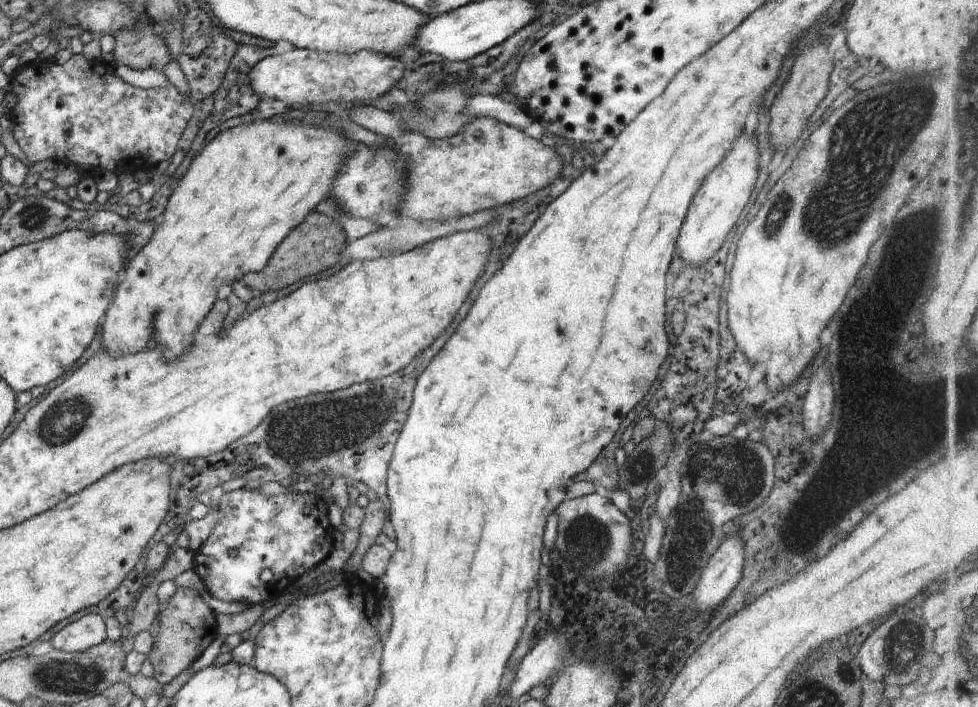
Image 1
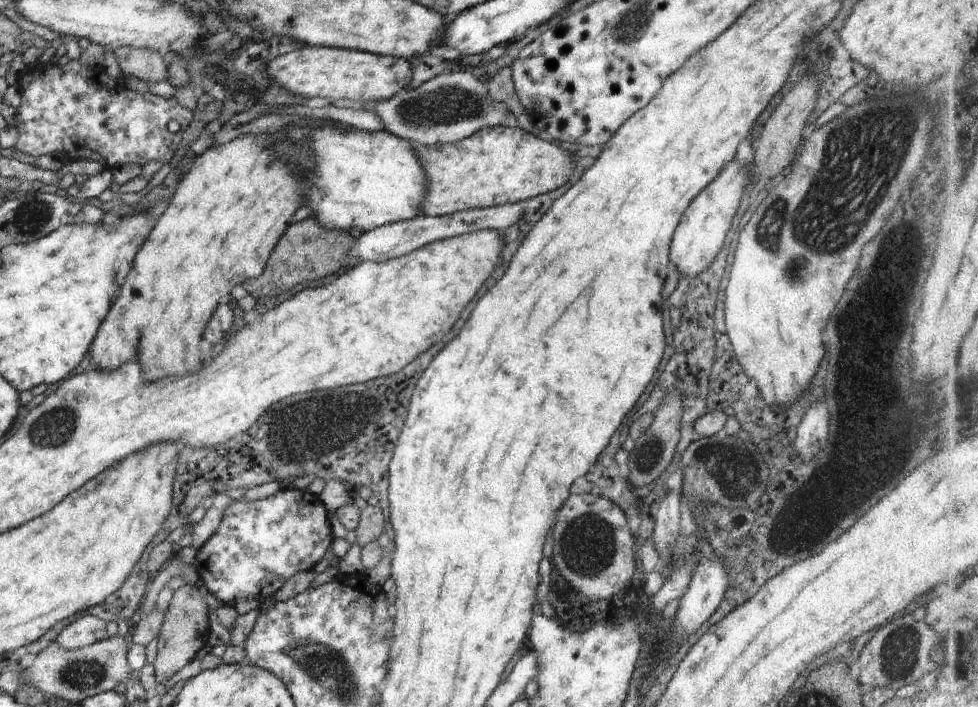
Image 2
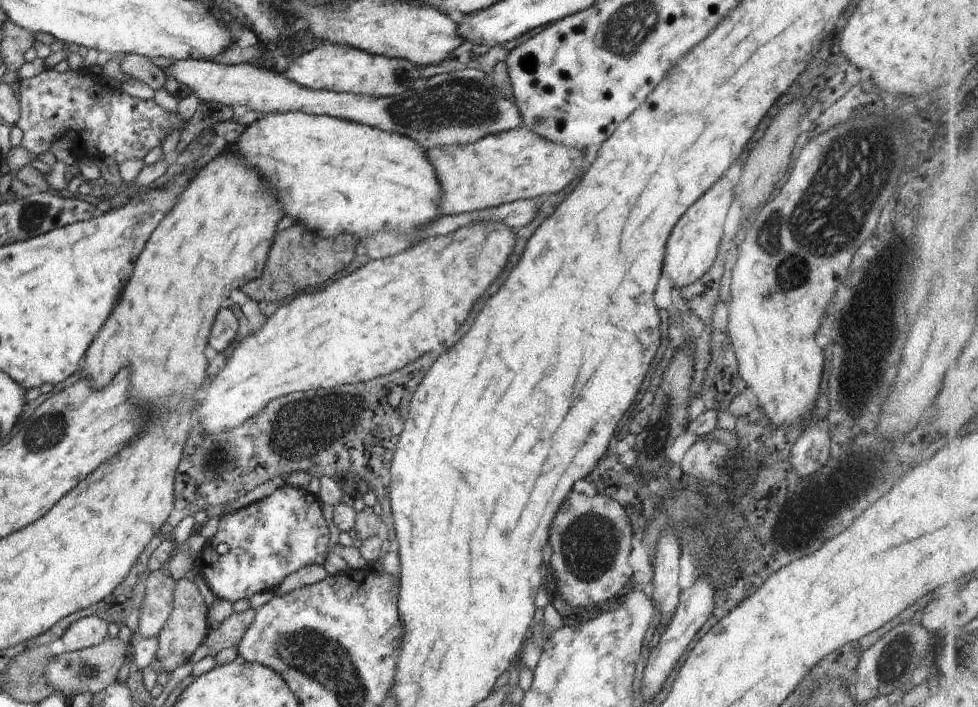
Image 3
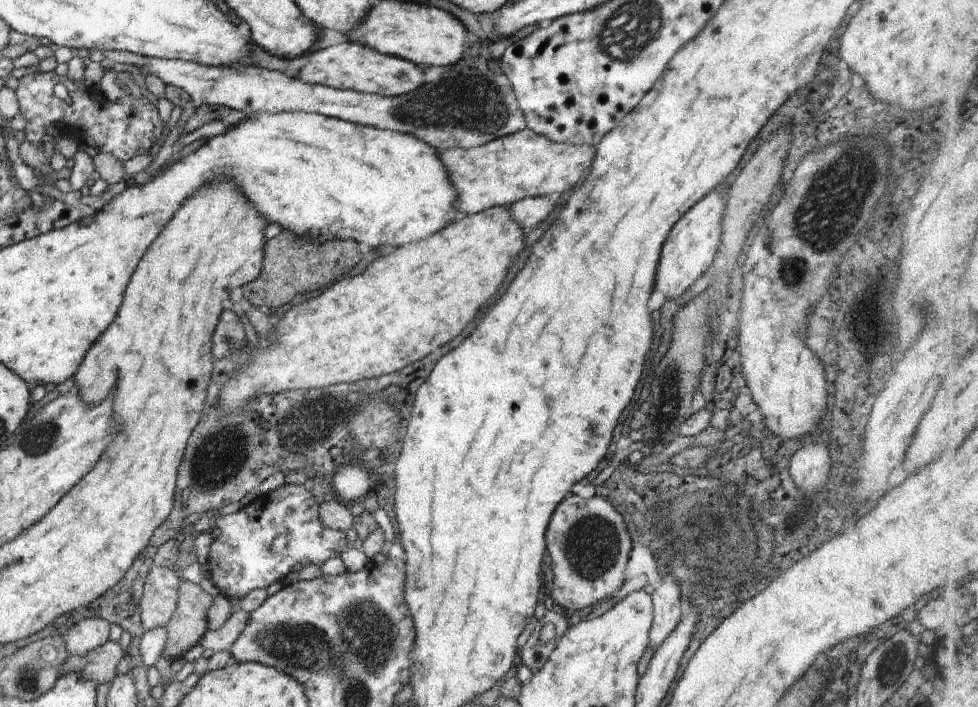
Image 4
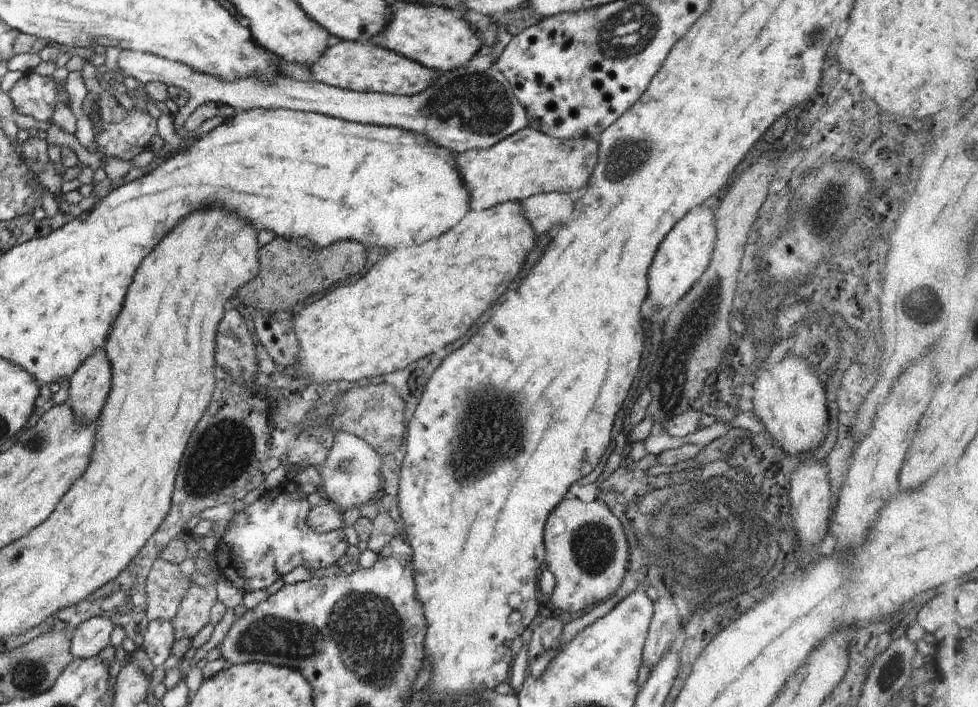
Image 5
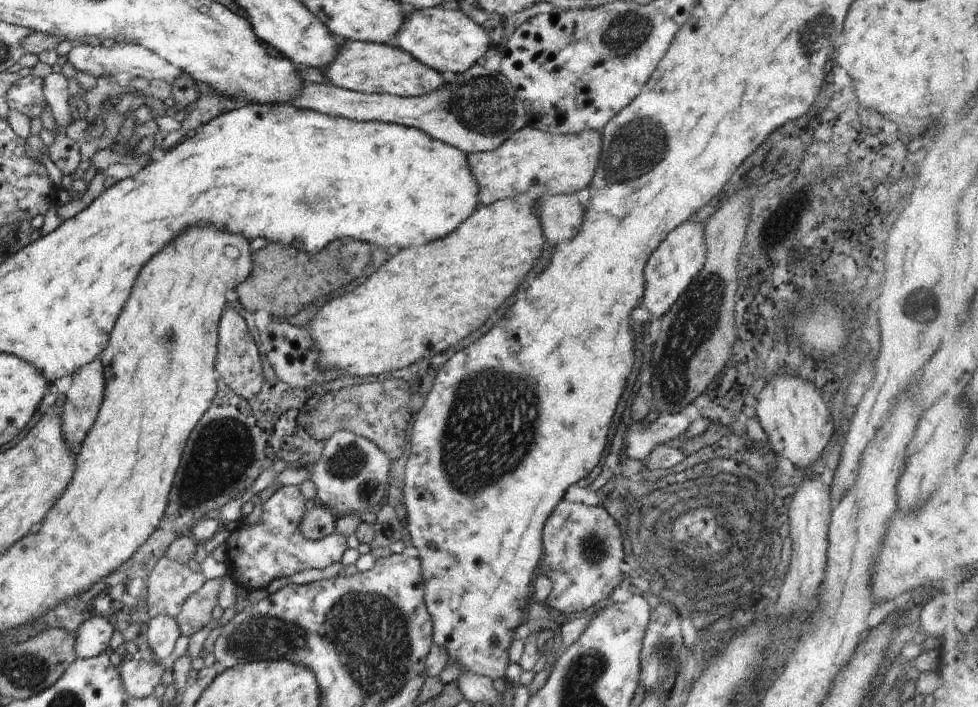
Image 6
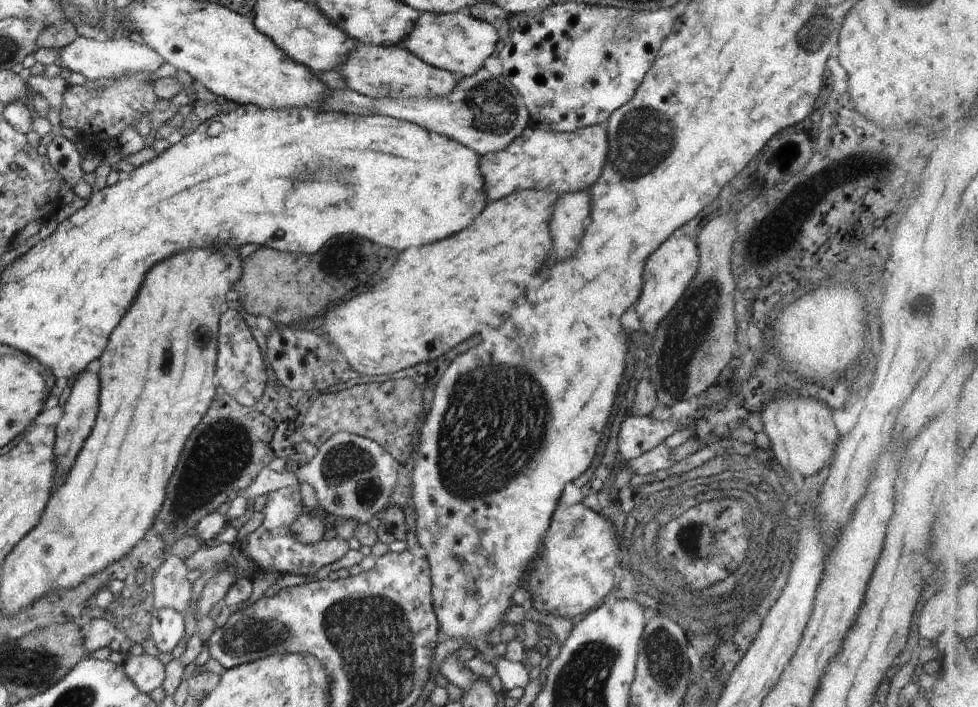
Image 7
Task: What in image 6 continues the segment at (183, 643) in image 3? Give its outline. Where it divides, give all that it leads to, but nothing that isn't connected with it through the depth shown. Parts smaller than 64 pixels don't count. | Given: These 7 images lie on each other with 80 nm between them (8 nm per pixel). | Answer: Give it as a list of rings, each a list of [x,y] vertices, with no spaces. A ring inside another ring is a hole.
[[[207,579],[191,594],[182,605],[181,613],[176,617],[180,636],[189,638],[212,620],[212,609],[218,605],[218,594],[222,590],[222,579]]]

